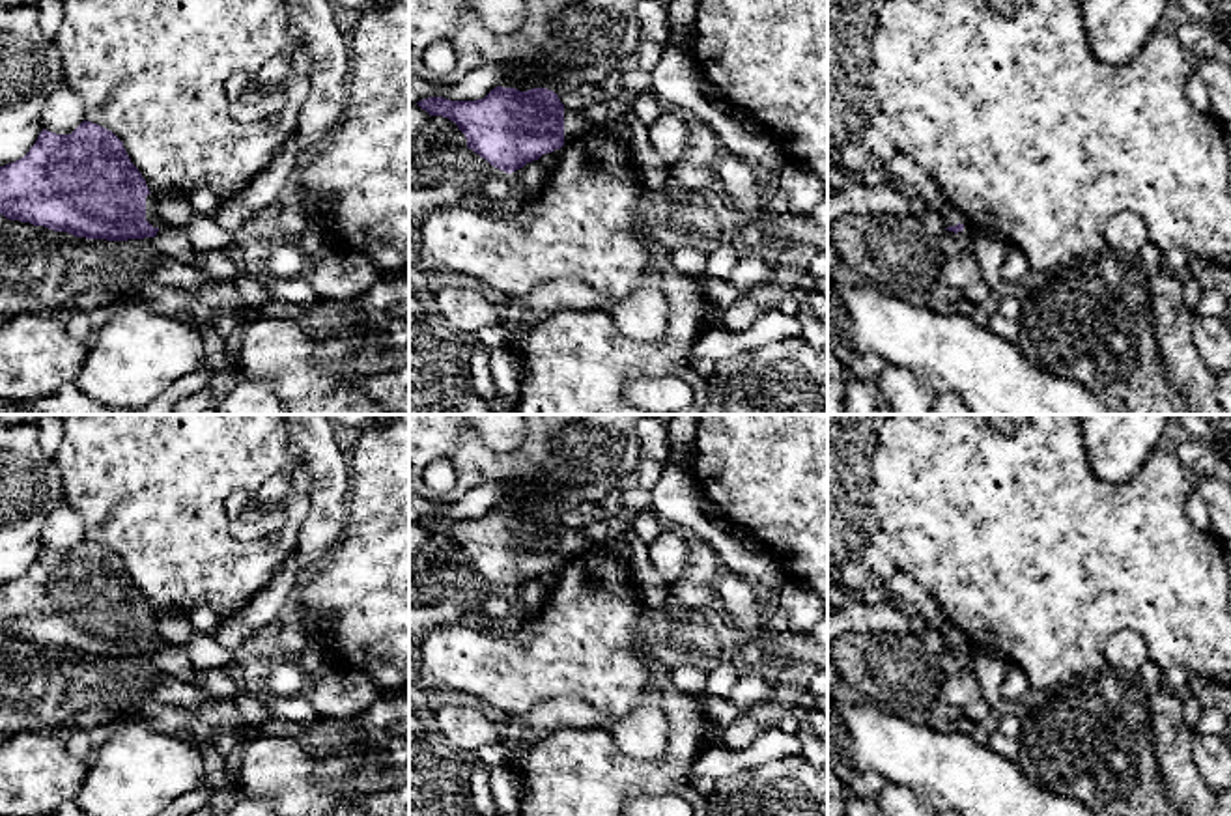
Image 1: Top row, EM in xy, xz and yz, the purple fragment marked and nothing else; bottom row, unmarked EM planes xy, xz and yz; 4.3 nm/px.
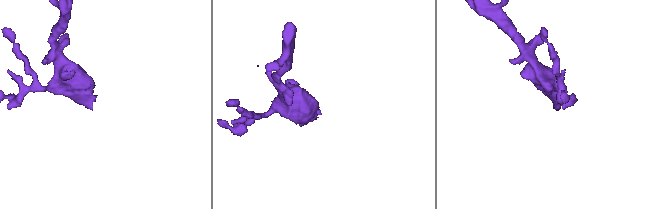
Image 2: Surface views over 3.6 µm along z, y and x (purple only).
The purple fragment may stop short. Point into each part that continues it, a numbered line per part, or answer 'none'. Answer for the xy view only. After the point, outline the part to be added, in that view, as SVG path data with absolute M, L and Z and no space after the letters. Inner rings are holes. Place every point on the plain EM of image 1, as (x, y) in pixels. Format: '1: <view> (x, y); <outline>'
1: xy (152, 633); M148 612L146 614L146 639L153 644L153 646L159 646L161 642L161 635L159 635L159 629L157 629L157 618L153 612Z

